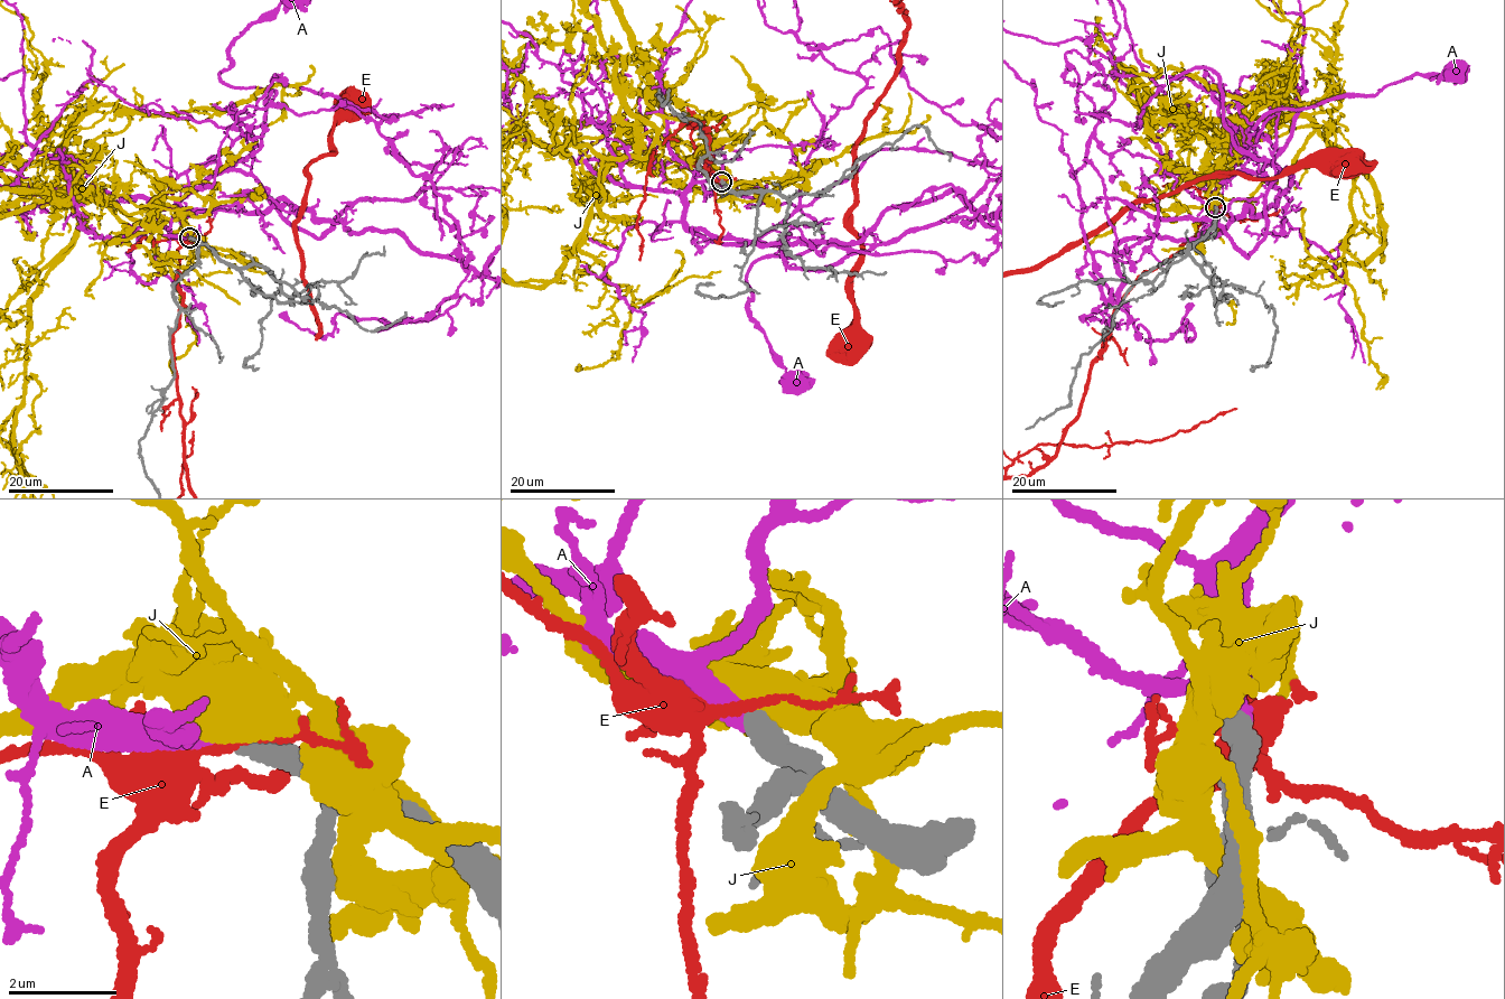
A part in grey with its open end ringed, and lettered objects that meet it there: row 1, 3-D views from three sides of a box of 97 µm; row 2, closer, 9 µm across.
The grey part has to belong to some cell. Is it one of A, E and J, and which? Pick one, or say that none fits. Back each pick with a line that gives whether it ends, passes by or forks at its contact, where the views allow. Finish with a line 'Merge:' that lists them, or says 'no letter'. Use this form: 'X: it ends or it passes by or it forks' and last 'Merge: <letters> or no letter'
A: it ends
Merge: A

